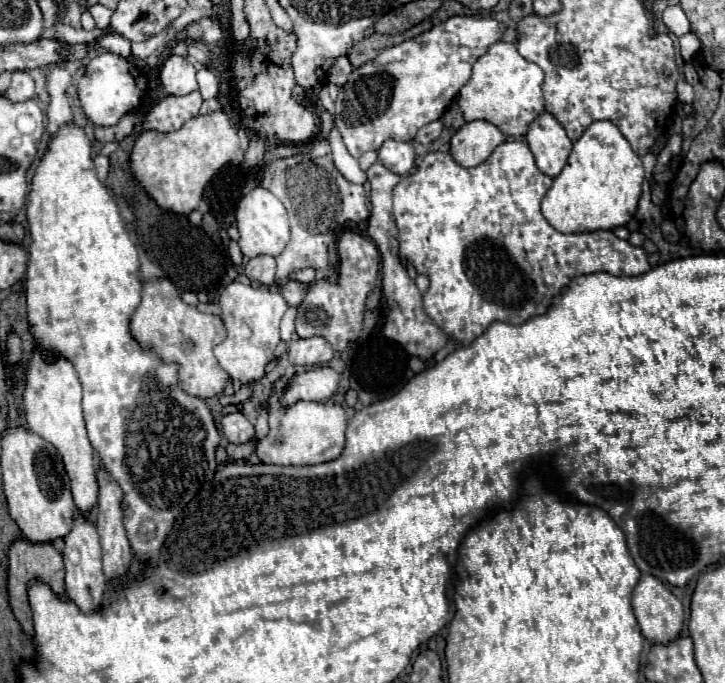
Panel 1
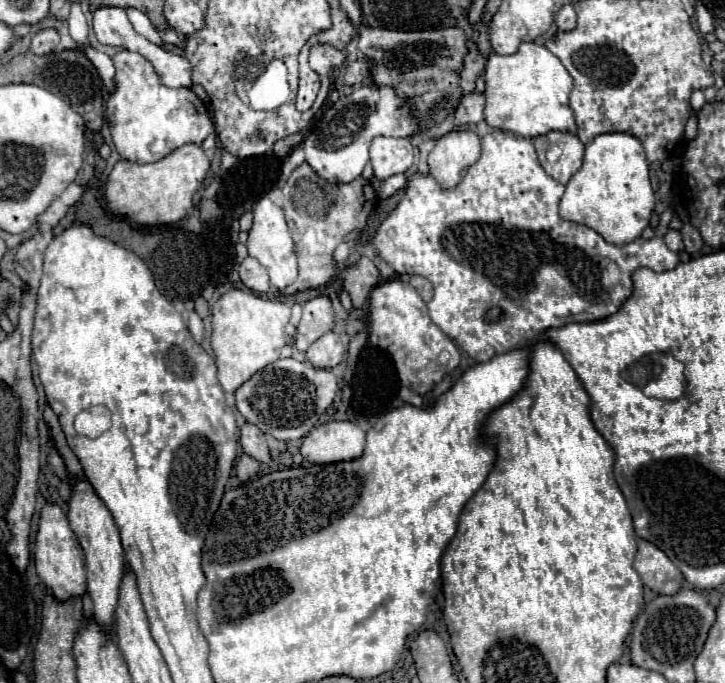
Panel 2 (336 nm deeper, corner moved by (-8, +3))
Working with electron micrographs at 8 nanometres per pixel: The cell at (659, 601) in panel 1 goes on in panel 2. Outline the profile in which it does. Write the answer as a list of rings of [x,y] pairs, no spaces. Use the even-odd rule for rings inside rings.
[[[638,540],[634,570],[640,574],[644,586],[656,594],[676,594],[684,582],[682,572],[668,556],[646,540]]]

